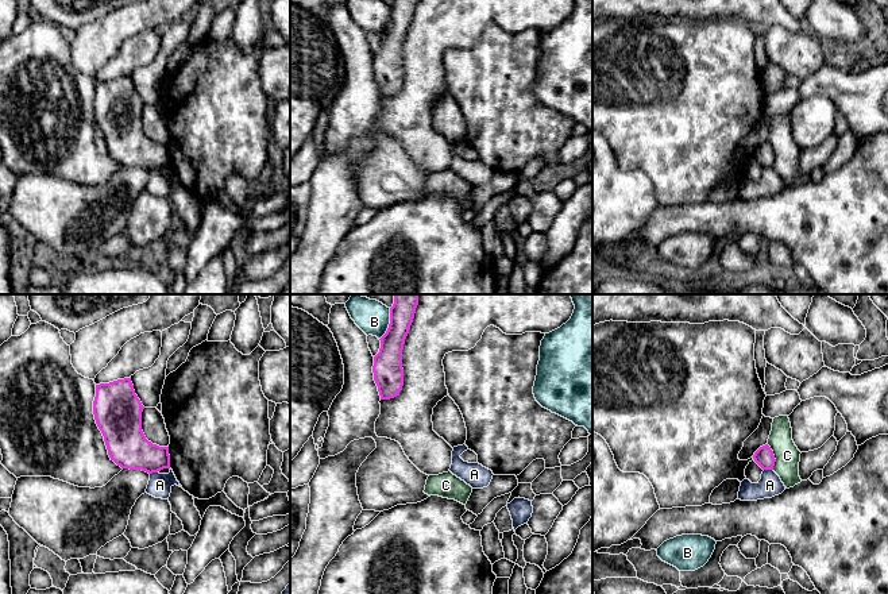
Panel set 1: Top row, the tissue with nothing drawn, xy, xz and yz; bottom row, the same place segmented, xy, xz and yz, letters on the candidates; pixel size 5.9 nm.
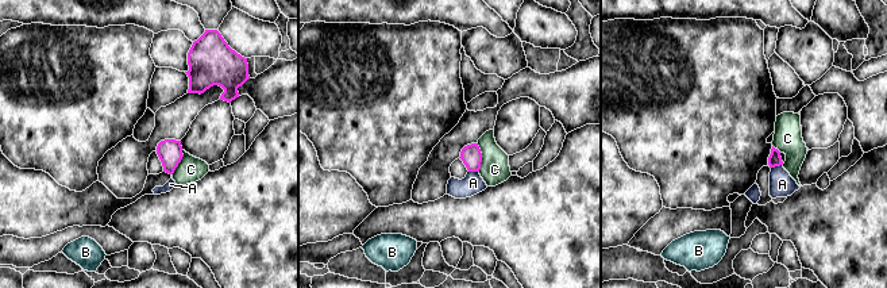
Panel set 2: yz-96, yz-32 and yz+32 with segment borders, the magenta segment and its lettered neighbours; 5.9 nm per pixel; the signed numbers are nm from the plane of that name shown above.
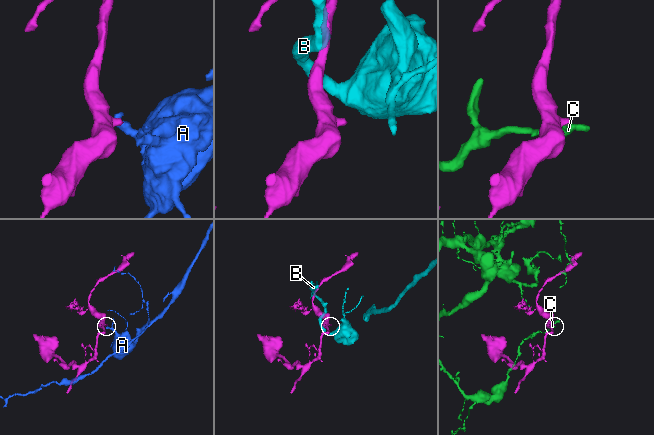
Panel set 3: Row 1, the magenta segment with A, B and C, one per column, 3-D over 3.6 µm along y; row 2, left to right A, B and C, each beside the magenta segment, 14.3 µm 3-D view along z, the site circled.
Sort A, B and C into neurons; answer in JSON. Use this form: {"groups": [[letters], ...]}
{"groups": [["A"], ["B"], ["C"]]}

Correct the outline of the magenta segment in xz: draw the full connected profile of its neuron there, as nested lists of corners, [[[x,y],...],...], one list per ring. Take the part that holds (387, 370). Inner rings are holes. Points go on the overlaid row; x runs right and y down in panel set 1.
[[[394,294],[390,324],[379,339],[381,348],[374,356],[374,381],[381,400],[399,394],[404,386],[402,350],[418,305],[418,294]]]

